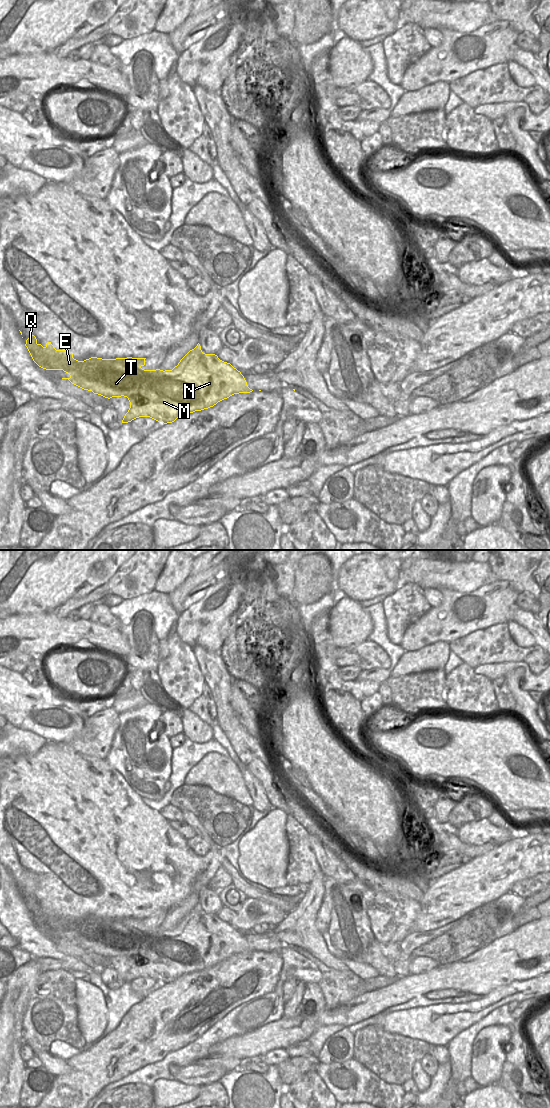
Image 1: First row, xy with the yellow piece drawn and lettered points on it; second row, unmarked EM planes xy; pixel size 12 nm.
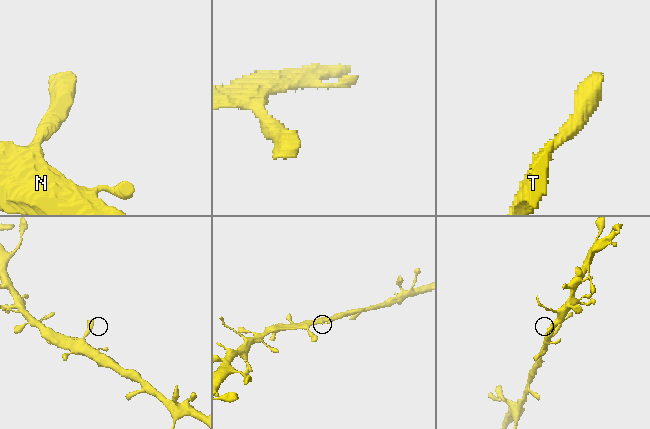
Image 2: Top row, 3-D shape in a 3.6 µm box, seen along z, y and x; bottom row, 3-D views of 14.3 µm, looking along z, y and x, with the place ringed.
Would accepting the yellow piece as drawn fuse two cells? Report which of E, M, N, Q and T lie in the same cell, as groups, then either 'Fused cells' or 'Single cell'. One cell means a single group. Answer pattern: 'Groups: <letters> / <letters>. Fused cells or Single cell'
Groups: E M N Q T. Single cell.

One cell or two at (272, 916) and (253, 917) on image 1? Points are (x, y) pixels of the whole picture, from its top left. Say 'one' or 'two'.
one

